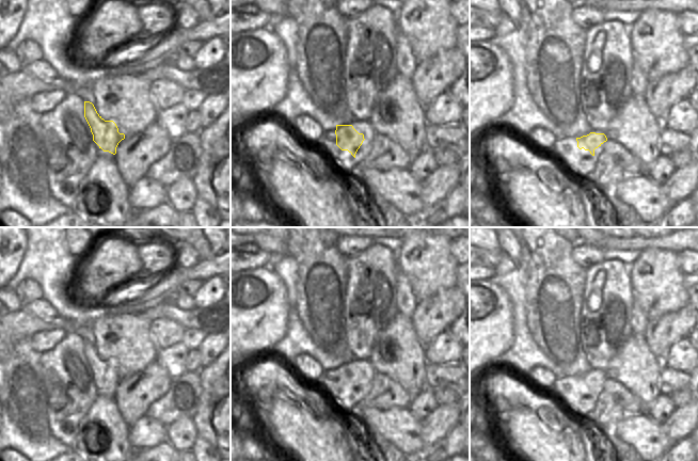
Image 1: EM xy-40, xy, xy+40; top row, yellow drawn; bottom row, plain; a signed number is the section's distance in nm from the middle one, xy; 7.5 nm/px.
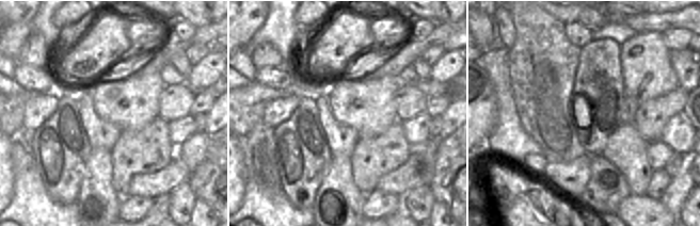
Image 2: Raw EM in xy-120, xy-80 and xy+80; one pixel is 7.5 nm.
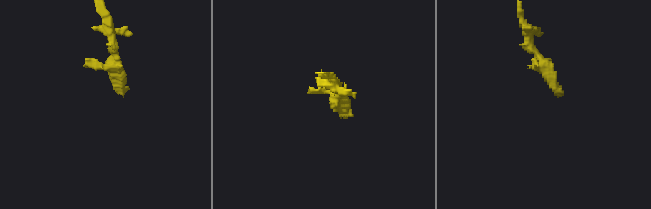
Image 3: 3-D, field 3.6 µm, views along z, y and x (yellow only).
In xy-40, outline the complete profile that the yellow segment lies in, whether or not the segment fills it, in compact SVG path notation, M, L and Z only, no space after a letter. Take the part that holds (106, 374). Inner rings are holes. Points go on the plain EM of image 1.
M84 340L84 356L91 367L93 380L104 391L115 394L118 382L125 378L125 373L118 371L116 363L105 360L90 340Z

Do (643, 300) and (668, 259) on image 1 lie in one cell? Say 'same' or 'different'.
same

